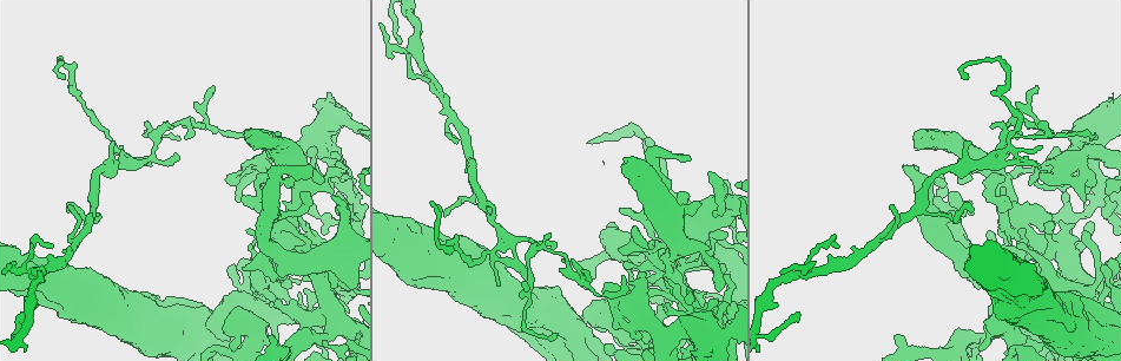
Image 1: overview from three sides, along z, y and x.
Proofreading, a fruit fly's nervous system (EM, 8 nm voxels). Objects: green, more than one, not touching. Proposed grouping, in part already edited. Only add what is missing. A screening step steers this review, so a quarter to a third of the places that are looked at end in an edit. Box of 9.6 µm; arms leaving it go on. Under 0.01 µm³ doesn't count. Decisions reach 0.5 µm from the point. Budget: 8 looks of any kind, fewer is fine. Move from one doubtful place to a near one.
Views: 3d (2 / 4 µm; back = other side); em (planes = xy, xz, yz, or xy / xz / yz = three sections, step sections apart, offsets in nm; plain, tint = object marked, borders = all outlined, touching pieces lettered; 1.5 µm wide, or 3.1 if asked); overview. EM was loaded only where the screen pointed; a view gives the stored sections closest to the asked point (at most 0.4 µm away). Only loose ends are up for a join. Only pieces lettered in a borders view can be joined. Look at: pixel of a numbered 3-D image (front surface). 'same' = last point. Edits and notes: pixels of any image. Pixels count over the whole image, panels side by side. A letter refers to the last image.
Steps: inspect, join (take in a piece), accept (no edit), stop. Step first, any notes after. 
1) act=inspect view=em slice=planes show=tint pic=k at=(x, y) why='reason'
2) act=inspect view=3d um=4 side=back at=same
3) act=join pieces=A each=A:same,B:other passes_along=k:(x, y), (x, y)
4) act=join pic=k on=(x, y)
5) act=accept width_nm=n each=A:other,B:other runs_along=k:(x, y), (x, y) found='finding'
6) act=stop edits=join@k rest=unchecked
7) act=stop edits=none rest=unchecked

act=inspect view=3d um=4 pic=1 at=(619, 211) why='branch stops here'

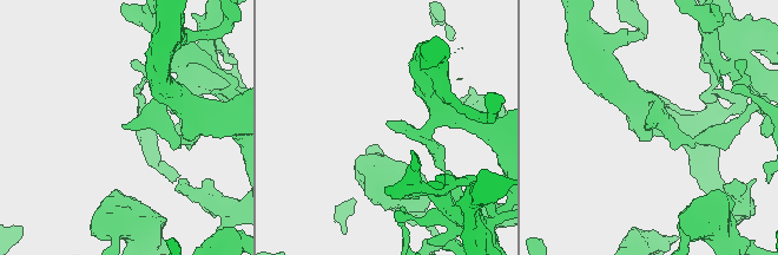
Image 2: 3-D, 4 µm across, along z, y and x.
act=inspect view=em slice=xz step=8 show=tint pic=2 at=(645, 125) why='now the EM'

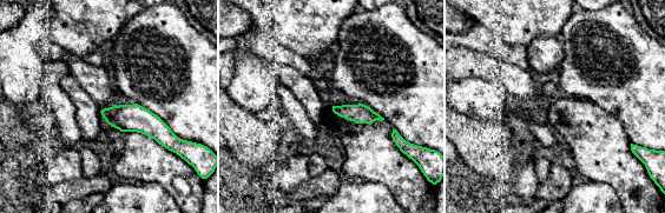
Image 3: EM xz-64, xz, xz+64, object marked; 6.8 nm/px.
act=inspect view=em slice=xy step=4 show=borders at=same

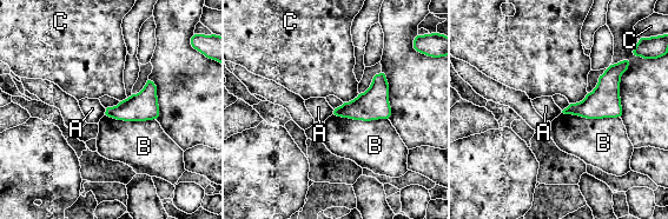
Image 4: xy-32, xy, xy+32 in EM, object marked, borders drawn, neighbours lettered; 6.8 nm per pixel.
act=accept width_nm=200 each=A:other,B:other,C:other border=4:(562, 112), (587, 118), (619, 117) found='none of them fits'

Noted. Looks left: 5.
act=inspect view=3d um=4 pic=1 at=(174, 153) why='tapers out'

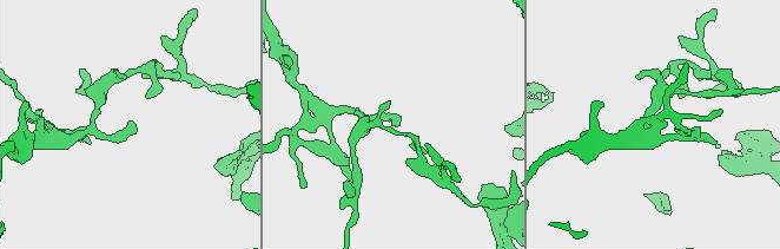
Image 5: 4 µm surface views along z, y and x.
act=inspect view=em slice=xz step=8 show=borders pic=5 at=(130, 120) why='need the tissue'

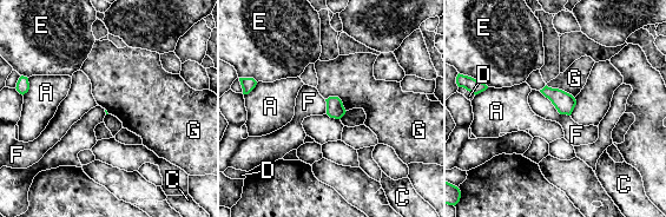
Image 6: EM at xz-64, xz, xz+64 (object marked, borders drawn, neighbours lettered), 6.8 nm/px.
act=accept longest_contact=F:280nm each=A:other,C:other,D:other,E:other,F:other,G:other border=6:(546, 84), (561, 89), (574, 98) found='none of them fits'

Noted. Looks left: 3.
act=inspect view=3d um=4 pic=1 at=(1038, 183) why='thin end'

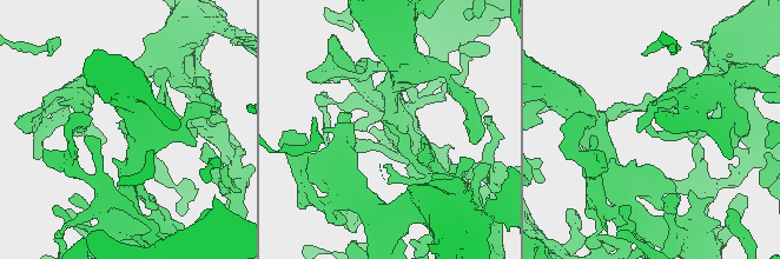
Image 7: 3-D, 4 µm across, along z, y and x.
act=inspect view=em slice=planes show=borders pic=7 at=(119, 123) why='now the EM'

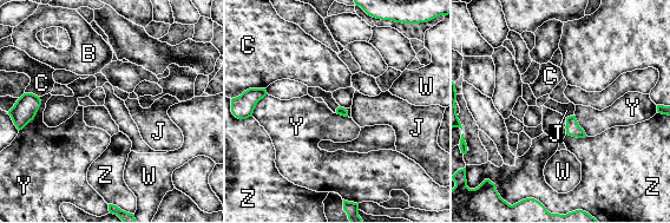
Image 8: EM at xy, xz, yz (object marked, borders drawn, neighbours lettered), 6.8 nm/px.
act=accept each=B:other,C:other,J:other,W:other,Y:other,Z:other border=8:(40, 97), (40, 106), (31, 120) found='no lettered piece goes on from it'

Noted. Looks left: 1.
act=stop edits=none rest=unchecked

